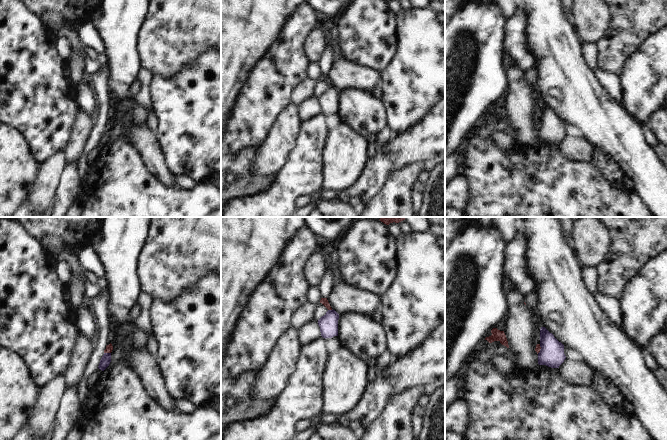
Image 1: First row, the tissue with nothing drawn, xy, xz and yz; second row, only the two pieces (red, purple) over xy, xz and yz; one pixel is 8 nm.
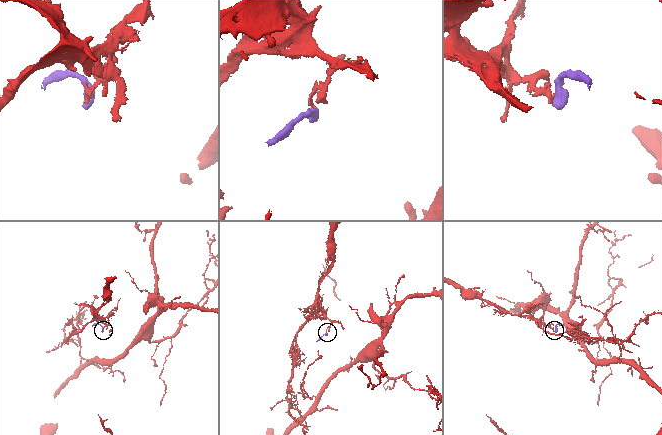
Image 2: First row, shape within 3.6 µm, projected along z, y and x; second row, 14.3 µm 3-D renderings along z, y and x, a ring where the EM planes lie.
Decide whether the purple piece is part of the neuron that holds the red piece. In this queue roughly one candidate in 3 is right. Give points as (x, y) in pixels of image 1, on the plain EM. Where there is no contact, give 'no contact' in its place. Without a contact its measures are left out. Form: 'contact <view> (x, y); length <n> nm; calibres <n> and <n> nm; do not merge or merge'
contact xy (107, 128); length 60 nm; calibres 60 and 80 nm; do not merge

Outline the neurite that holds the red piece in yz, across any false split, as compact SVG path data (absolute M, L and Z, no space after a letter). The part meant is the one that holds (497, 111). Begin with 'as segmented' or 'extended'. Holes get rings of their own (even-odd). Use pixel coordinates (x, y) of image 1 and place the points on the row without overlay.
as segmented | M493 104L491 106L491 109L492 111L489 113L486 113L485 116L487 116L489 119L492 119L494 117L499 117L502 121L509 124L508 117L504 107L500 107L497 104Z

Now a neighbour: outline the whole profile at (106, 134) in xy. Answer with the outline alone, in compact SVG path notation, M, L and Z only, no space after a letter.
M104 129L102 132L98 144L104 147L111 138L111 129Z

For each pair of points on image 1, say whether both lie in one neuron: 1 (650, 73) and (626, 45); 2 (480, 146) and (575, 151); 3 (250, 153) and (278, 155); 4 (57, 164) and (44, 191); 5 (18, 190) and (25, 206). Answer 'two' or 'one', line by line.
1: two
2: two
3: two
4: one
5: two

